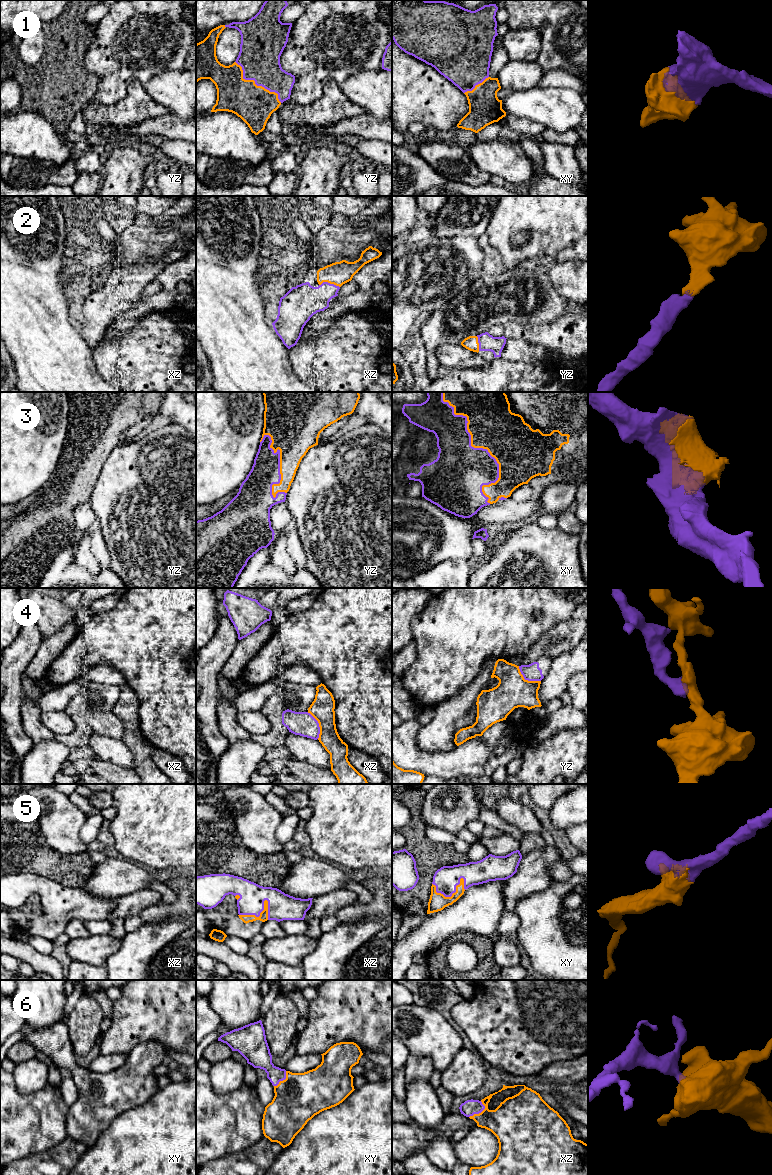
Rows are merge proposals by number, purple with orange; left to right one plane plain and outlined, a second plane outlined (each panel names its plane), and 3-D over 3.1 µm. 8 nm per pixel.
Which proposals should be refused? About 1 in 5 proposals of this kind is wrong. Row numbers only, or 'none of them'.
4

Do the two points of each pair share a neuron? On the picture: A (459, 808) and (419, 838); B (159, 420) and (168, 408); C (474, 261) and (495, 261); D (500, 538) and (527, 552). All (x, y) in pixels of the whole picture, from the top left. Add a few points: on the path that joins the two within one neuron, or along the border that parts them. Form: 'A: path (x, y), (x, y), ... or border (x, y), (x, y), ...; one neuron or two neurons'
A: border (422, 802), (422, 821), (425, 825); two neurons
B: border (160, 413), (168, 416), (171, 423); two neurons
C: border (482, 249), (483, 273); two neurons
D: border (519, 525), (502, 543), (489, 552), (489, 557); two neurons

